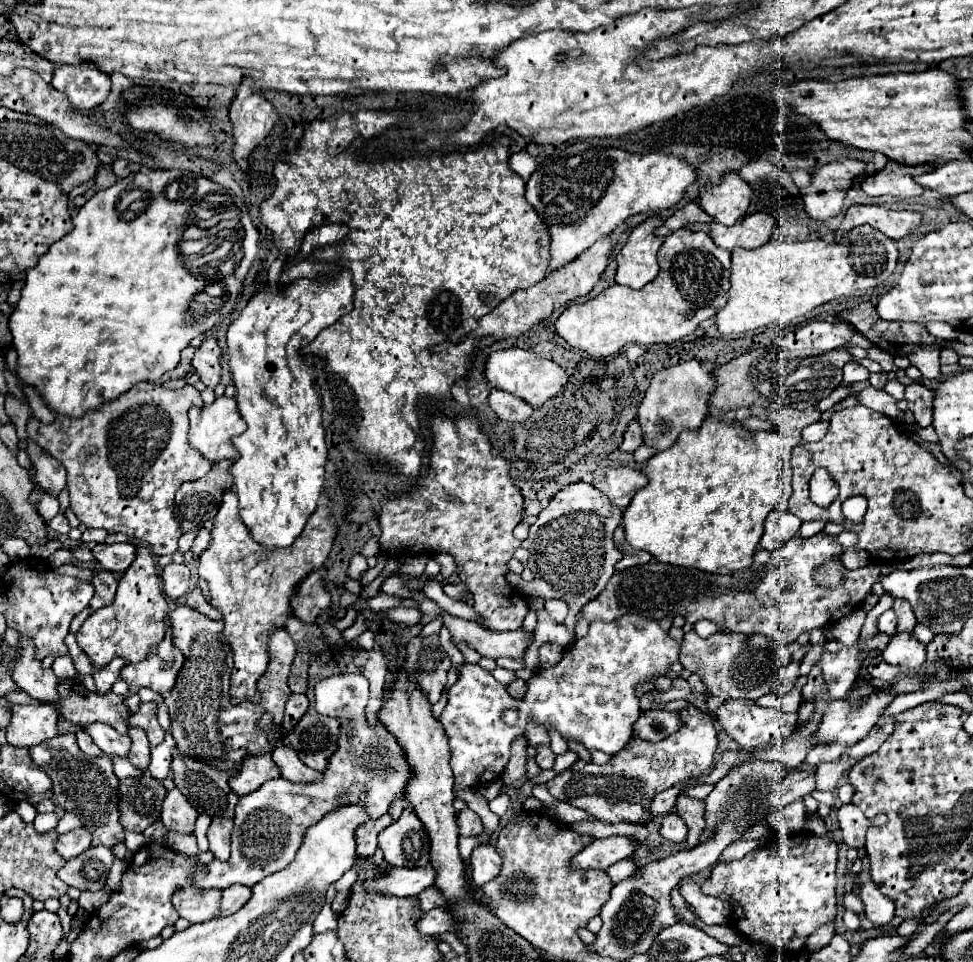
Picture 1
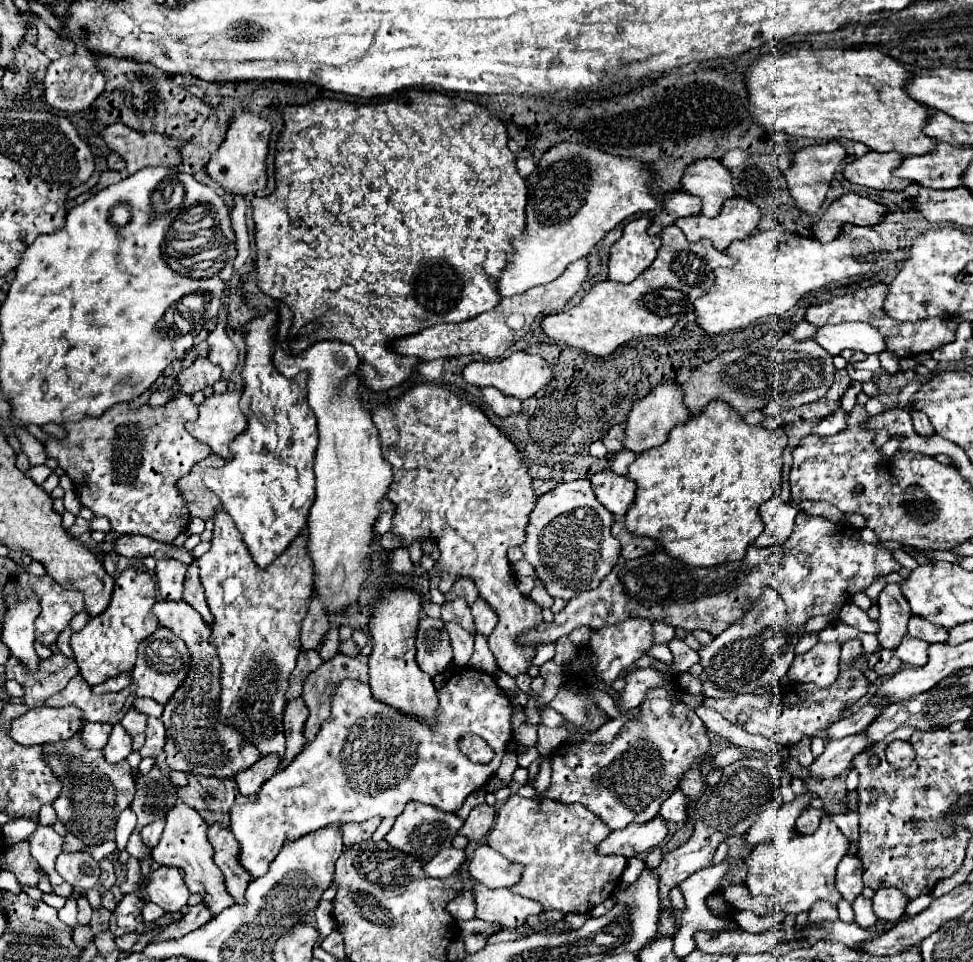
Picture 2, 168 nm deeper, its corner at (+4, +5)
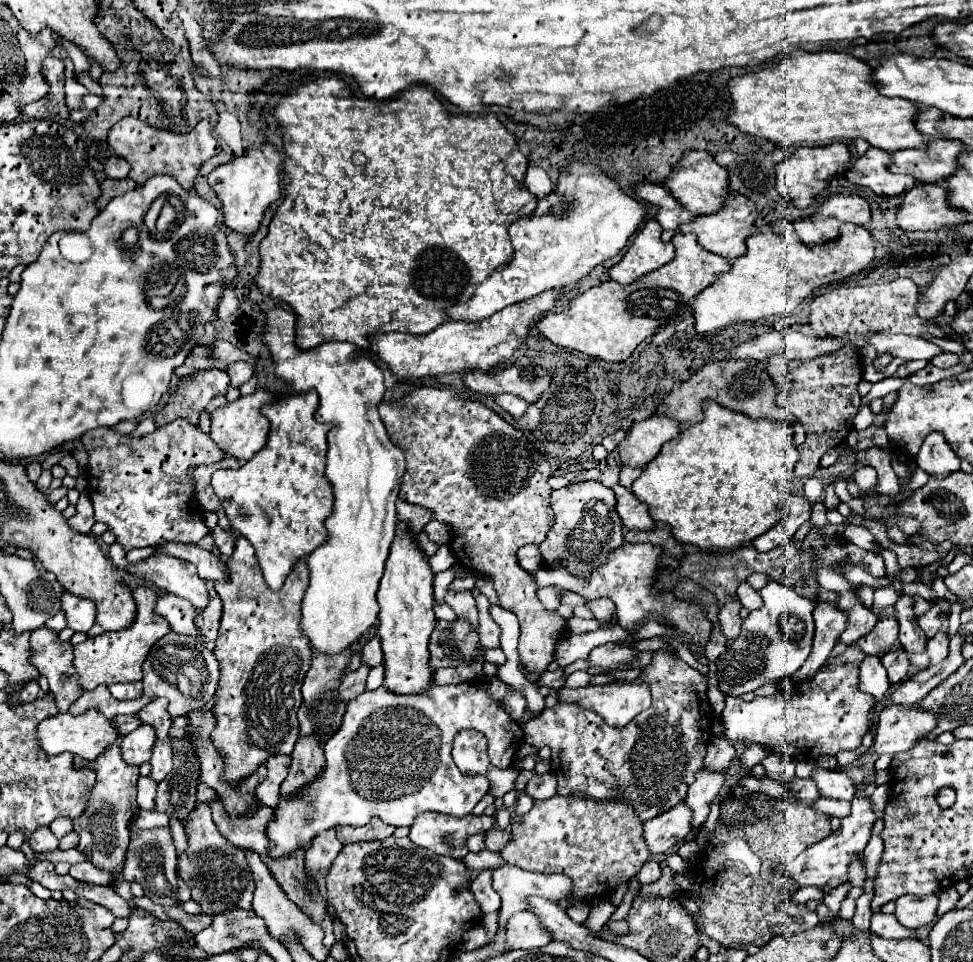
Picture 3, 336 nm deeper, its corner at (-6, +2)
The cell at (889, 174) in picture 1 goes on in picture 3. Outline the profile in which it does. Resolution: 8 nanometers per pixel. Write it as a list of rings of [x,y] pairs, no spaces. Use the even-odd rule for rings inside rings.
[[[871,146],[861,158],[857,158],[857,162],[851,168],[847,168],[845,176],[853,184],[871,188],[875,194],[899,196],[911,190],[915,186],[915,180],[911,176],[893,174],[889,170],[889,164],[891,164],[891,154]]]

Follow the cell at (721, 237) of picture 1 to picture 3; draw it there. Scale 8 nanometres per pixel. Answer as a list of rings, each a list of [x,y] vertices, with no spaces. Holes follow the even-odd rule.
[[[737,196],[737,198],[727,200],[727,204],[723,206],[721,212],[711,214],[711,216],[697,216],[693,222],[683,224],[681,232],[693,232],[697,236],[697,242],[705,250],[709,250],[713,254],[721,254],[727,260],[733,260],[733,258],[743,256],[745,240],[753,234],[751,228],[755,226],[755,220],[757,220],[755,204],[751,200],[747,200],[745,196]]]

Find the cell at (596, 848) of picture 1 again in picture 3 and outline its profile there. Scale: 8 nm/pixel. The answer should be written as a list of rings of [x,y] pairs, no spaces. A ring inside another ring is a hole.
[[[677,804],[671,812],[643,824],[643,840],[651,854],[665,854],[677,848],[691,832],[691,810]]]

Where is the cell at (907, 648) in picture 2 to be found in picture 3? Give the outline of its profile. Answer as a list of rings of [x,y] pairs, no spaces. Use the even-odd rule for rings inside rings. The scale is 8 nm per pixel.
[[[939,632],[939,634],[935,634],[935,638],[927,640],[925,652],[929,654],[929,664],[931,666],[935,666],[941,660],[945,660],[947,654],[949,654],[949,638],[947,638],[947,634]]]

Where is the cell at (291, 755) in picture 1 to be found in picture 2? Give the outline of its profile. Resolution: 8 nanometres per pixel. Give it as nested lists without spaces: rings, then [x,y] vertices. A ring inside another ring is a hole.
[[[219,511],[215,515],[215,529],[209,553],[197,559],[201,569],[201,583],[205,587],[207,603],[213,613],[211,643],[221,659],[221,697],[219,697],[219,721],[237,729],[245,741],[255,745],[261,755],[285,753],[285,733],[283,733],[283,711],[287,705],[285,693],[289,687],[289,675],[295,669],[297,655],[301,653],[299,629],[301,621],[309,609],[309,599],[313,595],[313,563],[307,553],[307,537],[299,535],[289,549],[265,571],[257,569],[253,563],[241,533],[237,531],[233,519]]]

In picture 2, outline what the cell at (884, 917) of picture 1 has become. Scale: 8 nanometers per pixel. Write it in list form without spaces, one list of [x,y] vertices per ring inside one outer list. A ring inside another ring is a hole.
[[[879,889],[873,897],[873,911],[879,919],[897,923],[905,915],[907,903],[909,897],[905,897],[899,889]]]

